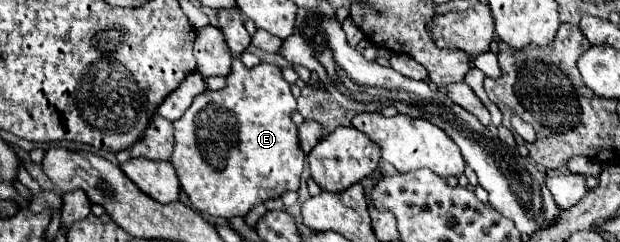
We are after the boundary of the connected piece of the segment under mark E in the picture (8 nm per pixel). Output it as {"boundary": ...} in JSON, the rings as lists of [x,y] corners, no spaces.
{"boundary":[[[235,58],[231,74],[227,76],[227,86],[217,92],[203,92],[199,98],[195,98],[187,114],[173,122],[175,150],[169,162],[175,166],[181,188],[189,196],[193,208],[215,218],[235,218],[245,216],[253,206],[263,204],[265,200],[279,198],[289,190],[297,190],[305,154],[299,148],[297,126],[291,120],[295,110],[297,102],[279,66],[261,62],[255,68],[245,68],[241,60]]]}

